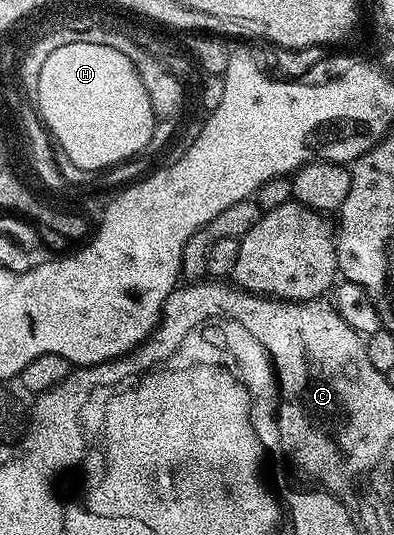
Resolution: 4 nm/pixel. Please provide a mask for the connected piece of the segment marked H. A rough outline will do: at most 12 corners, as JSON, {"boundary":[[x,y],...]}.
{"boundary":[[76,40],[40,70],[57,148],[97,171],[156,124],[128,55]]}

